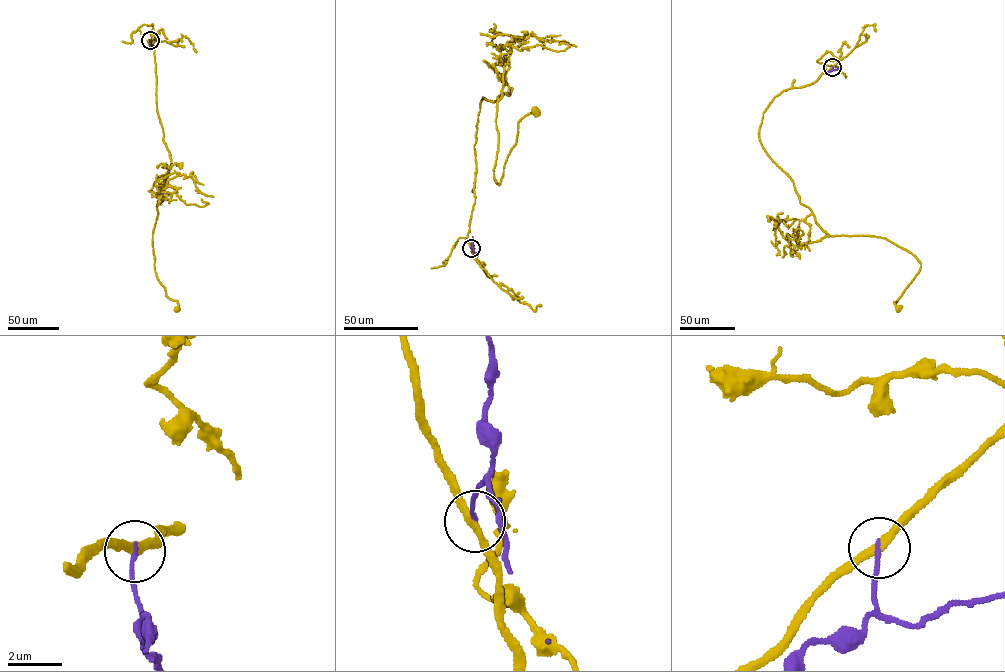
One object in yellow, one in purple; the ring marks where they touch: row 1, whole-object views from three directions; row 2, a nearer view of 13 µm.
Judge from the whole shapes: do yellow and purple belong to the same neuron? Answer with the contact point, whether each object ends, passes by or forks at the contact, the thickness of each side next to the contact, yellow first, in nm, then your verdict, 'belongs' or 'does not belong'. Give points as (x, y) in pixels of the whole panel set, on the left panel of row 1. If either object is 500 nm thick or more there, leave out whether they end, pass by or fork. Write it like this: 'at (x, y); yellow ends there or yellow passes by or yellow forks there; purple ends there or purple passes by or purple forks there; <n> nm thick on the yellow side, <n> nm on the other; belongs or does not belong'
at (150, 40); yellow passes by; purple ends there; 280 nm thick on the yellow side, 160 nm on the other; does not belong

